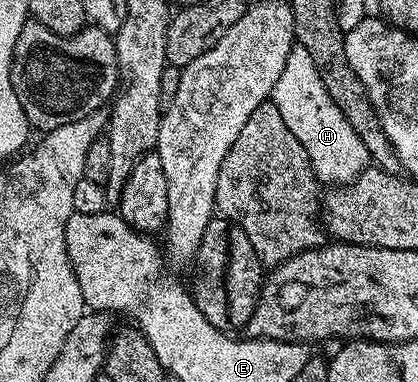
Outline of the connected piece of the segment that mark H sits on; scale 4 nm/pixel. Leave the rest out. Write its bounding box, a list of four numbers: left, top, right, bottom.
[272,43,371,182]

